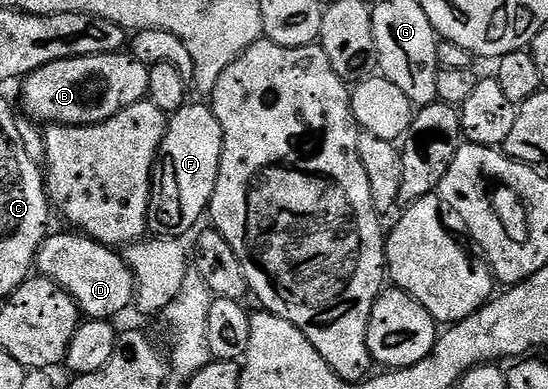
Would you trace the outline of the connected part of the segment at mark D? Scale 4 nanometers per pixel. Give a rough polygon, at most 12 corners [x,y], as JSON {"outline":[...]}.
{"outline":[[51,233],[41,277],[90,320],[131,308],[134,278],[117,249]]}

